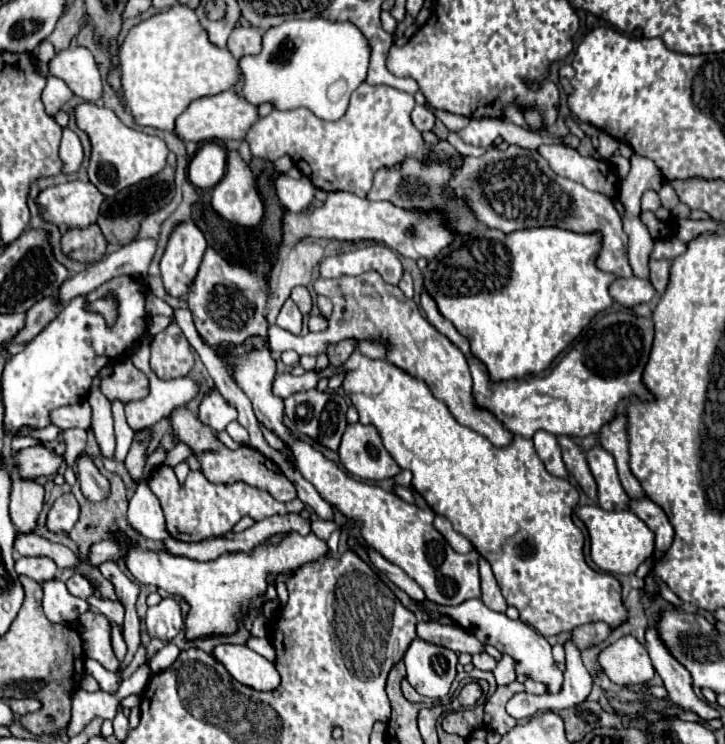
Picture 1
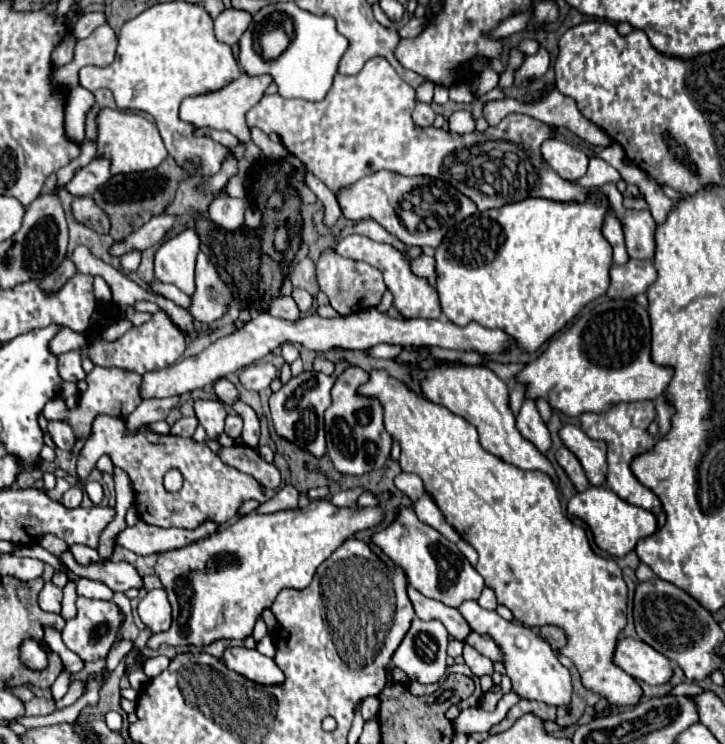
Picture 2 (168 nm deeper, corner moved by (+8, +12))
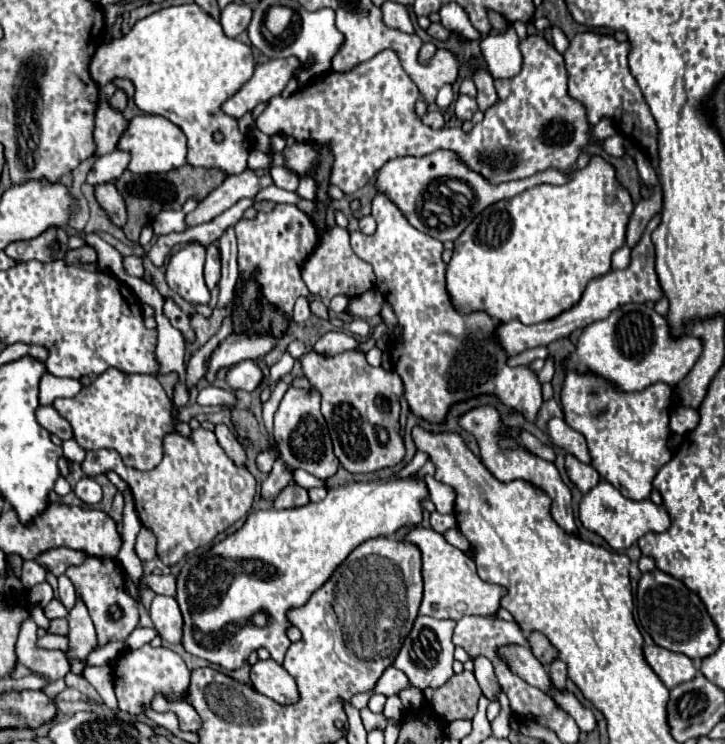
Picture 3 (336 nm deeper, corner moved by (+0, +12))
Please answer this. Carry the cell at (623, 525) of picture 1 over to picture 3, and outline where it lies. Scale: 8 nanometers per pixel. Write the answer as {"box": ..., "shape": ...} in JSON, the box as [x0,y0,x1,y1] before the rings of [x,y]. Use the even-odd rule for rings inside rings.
{"box":[579,480,671,550],"shape":[[[601,480],[583,496],[579,506],[579,520],[587,530],[603,536],[613,550],[627,550],[647,532],[667,532],[671,526],[669,514],[663,506],[657,506],[651,500],[629,500],[607,480]]]}

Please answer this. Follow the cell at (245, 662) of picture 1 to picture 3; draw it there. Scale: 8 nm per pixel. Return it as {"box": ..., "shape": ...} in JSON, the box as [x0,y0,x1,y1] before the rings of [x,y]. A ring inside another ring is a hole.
{"box":[251,660,299,704],"shape":[[[257,660],[251,666],[251,682],[255,690],[273,698],[279,704],[293,704],[299,700],[293,676],[275,660]]]}

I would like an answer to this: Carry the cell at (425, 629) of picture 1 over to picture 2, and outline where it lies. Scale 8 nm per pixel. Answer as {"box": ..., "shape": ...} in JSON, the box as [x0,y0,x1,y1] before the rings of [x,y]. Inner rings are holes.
{"box":[467,632,503,662],"shape":[[[471,632],[467,642],[477,650],[481,652],[483,656],[487,656],[491,662],[503,662],[503,656],[501,656],[501,648],[497,648],[497,644],[493,642],[493,638],[489,636],[481,636],[477,632]]]}

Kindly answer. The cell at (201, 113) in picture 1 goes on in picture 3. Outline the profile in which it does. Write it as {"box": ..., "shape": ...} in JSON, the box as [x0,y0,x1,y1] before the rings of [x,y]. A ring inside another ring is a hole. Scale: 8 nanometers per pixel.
{"box":[221,58,297,120],"shape":[[[293,58],[269,60],[265,64],[255,66],[255,74],[251,76],[251,80],[221,106],[223,114],[239,120],[257,104],[267,102],[273,96],[279,96],[281,90],[291,80],[295,68],[297,68],[297,60]]]}

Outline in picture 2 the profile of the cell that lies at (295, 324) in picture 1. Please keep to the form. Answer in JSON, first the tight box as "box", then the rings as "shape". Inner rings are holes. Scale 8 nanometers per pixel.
{"box":[269,296,301,320],"shape":[[[277,296],[273,298],[269,306],[269,314],[275,318],[283,318],[283,320],[297,320],[301,312],[291,296]]]}

